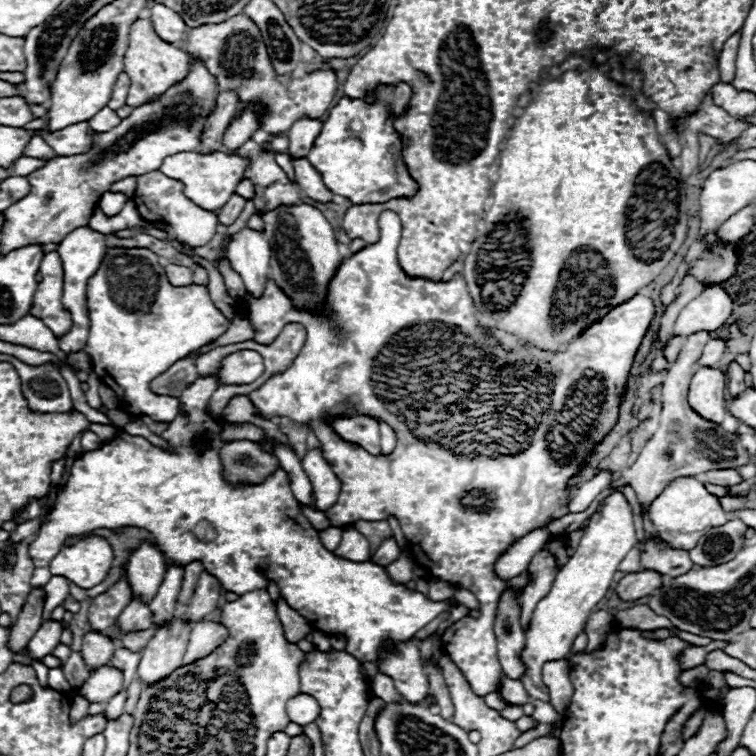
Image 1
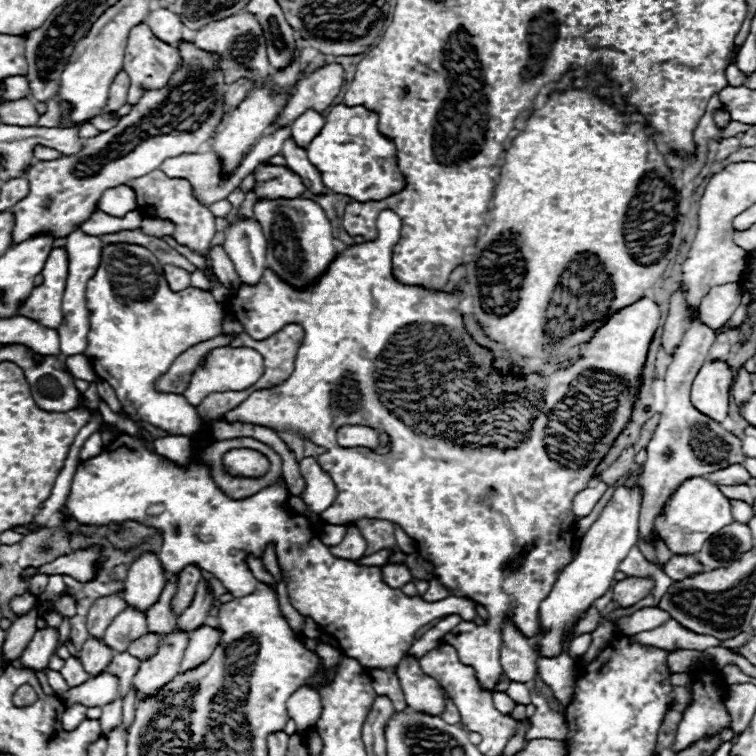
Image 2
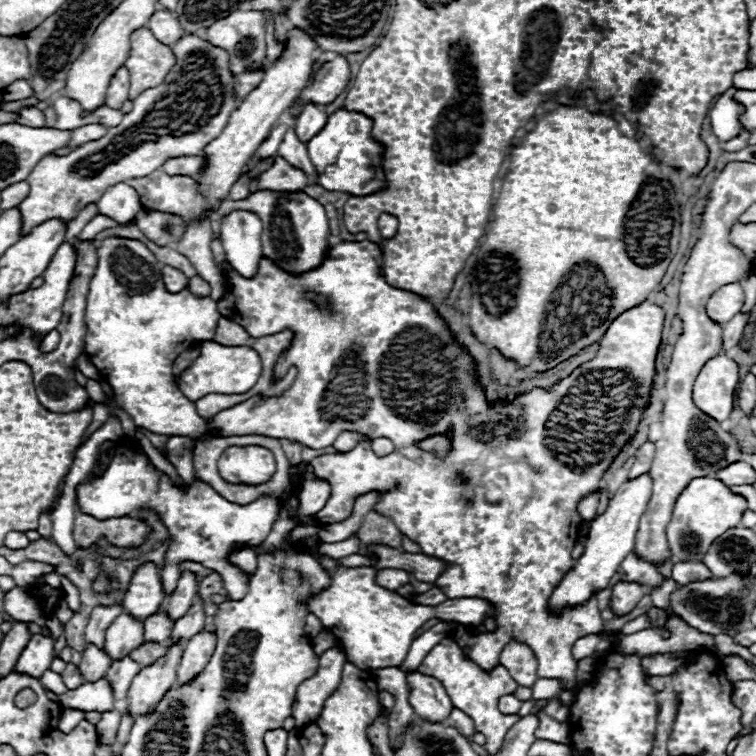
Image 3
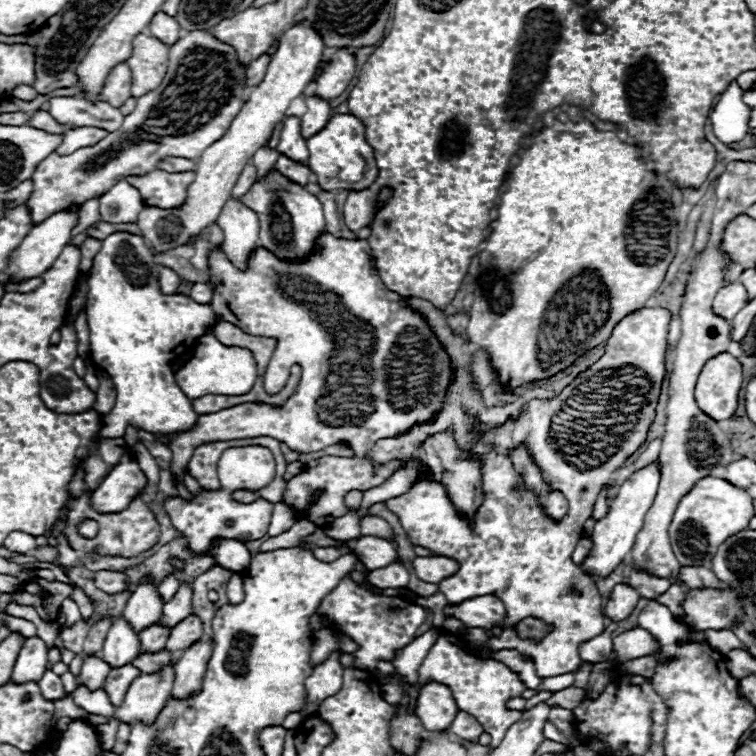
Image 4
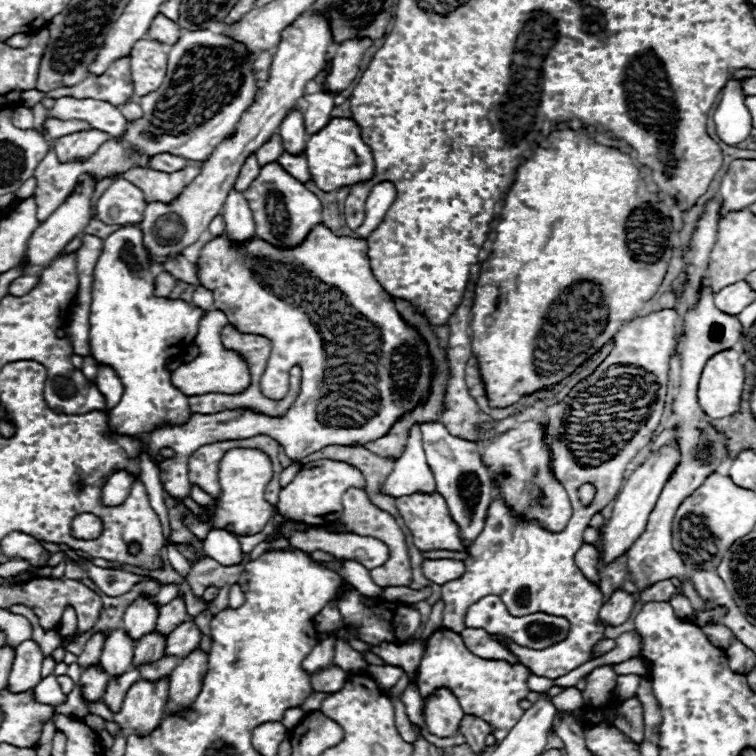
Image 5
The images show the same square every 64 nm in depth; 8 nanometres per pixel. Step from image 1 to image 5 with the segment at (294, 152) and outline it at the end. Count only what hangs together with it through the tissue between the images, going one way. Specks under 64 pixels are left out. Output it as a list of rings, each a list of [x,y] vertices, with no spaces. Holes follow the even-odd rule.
[[[316,92],[306,94],[304,100],[308,102],[308,110],[304,114],[304,128],[308,134],[320,132],[330,122],[330,112],[334,108],[334,96],[330,92]]]

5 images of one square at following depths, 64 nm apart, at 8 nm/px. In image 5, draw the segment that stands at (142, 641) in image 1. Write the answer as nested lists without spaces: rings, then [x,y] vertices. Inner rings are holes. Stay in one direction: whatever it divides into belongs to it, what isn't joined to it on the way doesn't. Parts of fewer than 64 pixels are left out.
[[[162,656],[160,660],[150,662],[150,664],[142,664],[138,668],[140,668],[142,678],[146,678],[146,680],[158,680],[158,678],[170,674],[176,668],[176,664],[180,664],[180,660],[182,658],[178,658],[178,656]]]

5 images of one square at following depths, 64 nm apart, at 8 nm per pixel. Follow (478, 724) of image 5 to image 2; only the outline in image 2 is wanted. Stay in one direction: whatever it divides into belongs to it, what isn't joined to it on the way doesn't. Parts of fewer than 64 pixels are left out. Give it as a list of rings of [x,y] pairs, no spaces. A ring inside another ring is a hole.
[[[442,690],[442,696],[444,696],[444,702],[446,702],[446,710],[442,712],[442,720],[446,720],[448,724],[458,724],[460,722],[460,714],[458,714],[456,706],[452,704],[450,696],[446,694],[446,690]]]

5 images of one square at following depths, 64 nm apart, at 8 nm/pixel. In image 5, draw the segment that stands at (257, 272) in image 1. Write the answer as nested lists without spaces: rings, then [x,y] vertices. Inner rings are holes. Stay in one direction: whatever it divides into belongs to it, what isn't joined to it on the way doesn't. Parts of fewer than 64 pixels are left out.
[[[232,190],[228,194],[228,200],[222,208],[222,220],[226,224],[226,236],[230,242],[244,244],[256,236],[256,224],[242,192]]]

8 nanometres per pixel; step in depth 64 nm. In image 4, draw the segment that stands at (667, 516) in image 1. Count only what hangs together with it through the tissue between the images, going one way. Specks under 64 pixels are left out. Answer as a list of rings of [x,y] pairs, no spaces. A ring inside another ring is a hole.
[[[706,476],[704,480],[698,480],[694,488],[678,502],[672,524],[668,528],[674,556],[682,566],[704,564],[710,568],[710,560],[716,554],[716,548],[728,536],[732,536],[732,532],[746,530],[752,516],[754,516],[752,496],[746,490],[740,490],[716,476]]]

